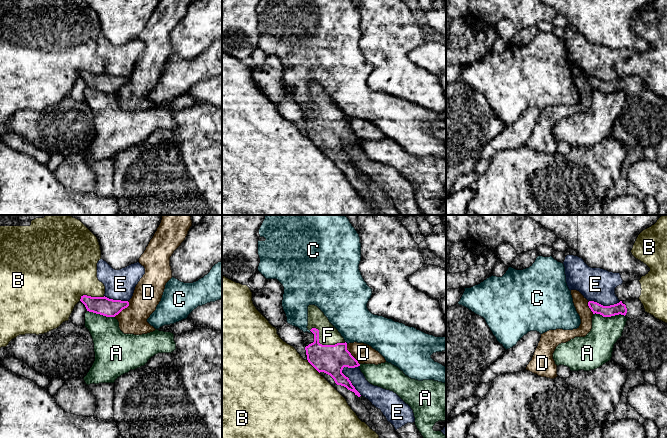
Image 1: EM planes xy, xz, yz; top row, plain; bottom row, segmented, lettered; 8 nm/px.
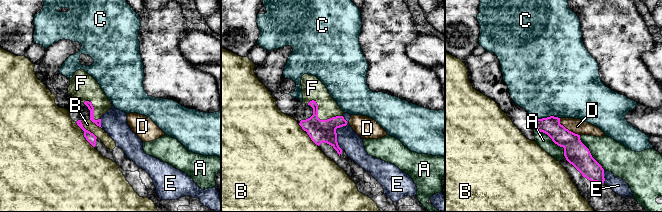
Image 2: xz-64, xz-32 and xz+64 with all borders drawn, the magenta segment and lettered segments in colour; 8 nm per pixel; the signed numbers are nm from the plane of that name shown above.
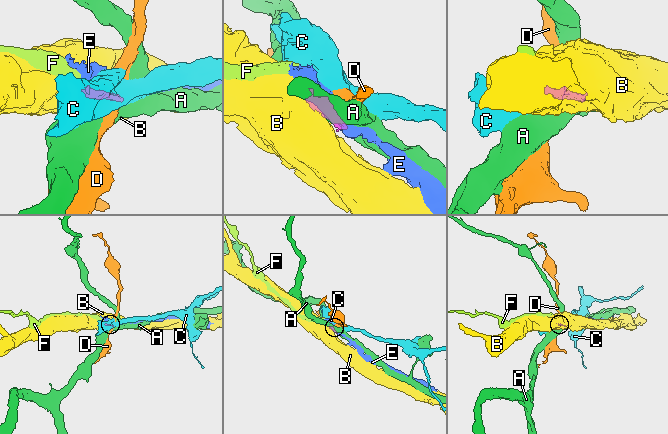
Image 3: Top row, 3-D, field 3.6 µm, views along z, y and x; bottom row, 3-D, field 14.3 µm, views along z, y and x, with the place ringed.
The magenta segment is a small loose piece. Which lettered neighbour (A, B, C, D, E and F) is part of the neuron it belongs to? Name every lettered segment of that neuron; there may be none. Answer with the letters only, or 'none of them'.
F

